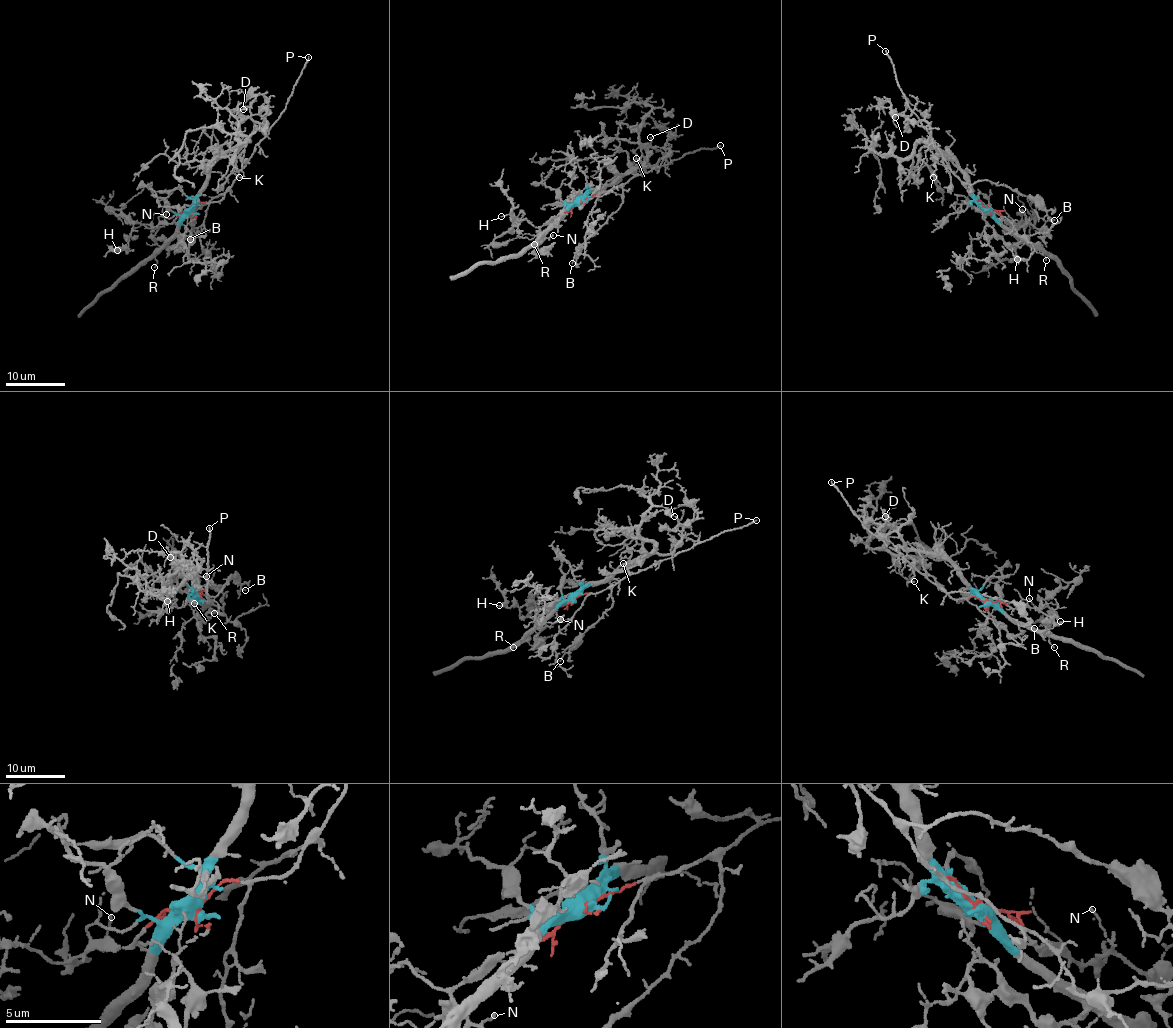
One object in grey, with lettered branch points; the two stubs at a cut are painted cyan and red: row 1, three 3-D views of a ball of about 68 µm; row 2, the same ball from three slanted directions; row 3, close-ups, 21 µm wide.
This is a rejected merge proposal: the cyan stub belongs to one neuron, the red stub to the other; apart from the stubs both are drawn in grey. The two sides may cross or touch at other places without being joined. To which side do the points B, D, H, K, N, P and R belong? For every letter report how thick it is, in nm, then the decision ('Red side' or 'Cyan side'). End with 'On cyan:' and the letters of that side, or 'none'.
B: Thickness 100 nm. Red side
D: Thickness 130 nm. Cyan side
H: Thickness 100 nm. Red side
K: Thickness 110 nm. Cyan side
N: Thickness 100 nm. Red side
P: Thickness 170 nm. Red side
R: Thickness 90 nm. Cyan side
On cyan: D, K, R

